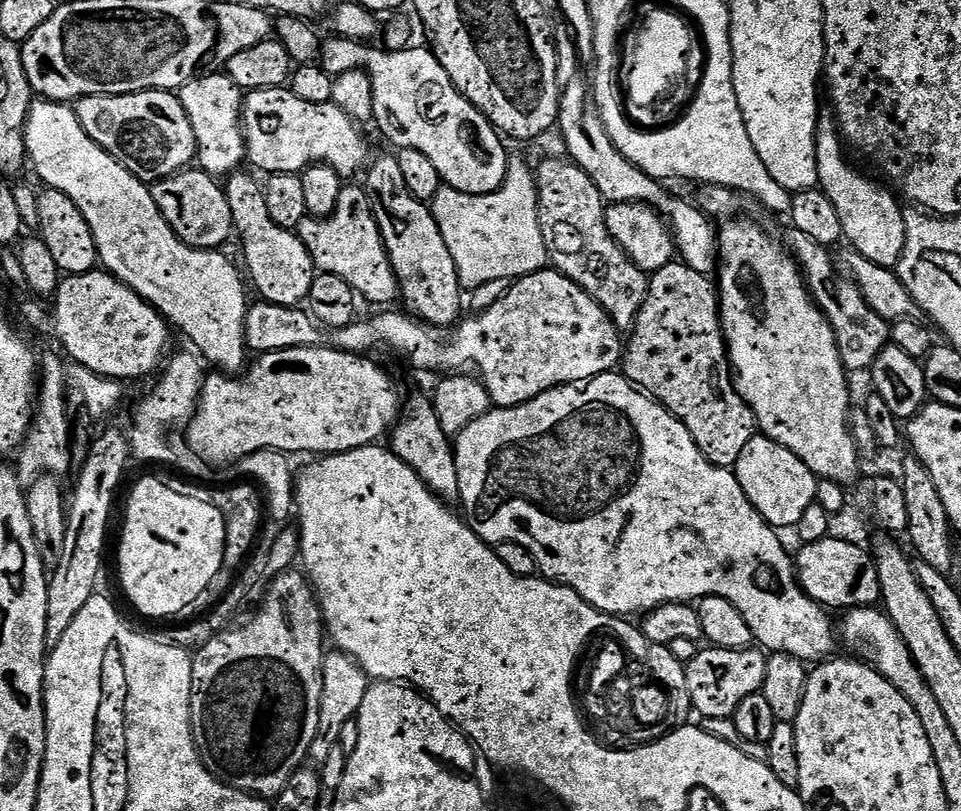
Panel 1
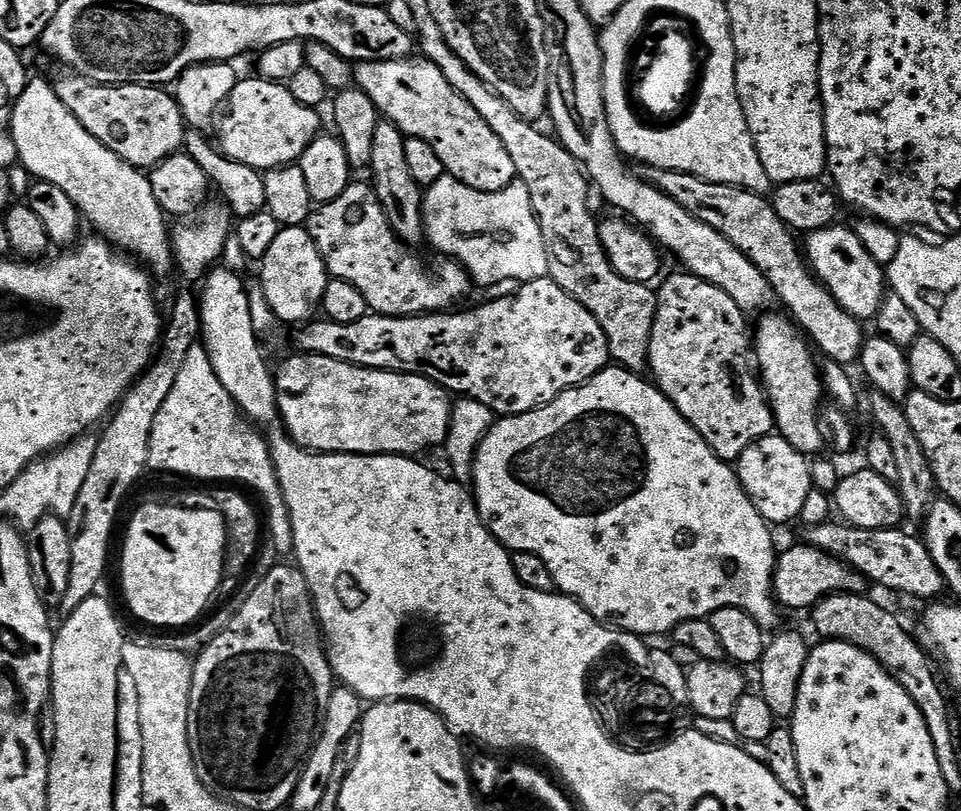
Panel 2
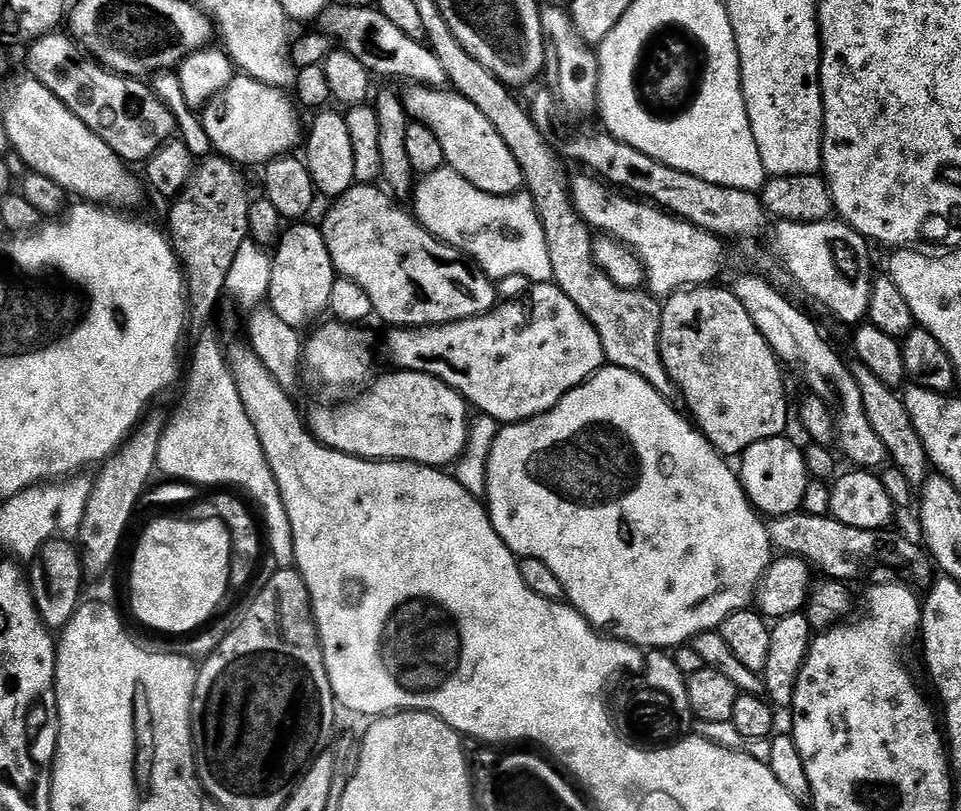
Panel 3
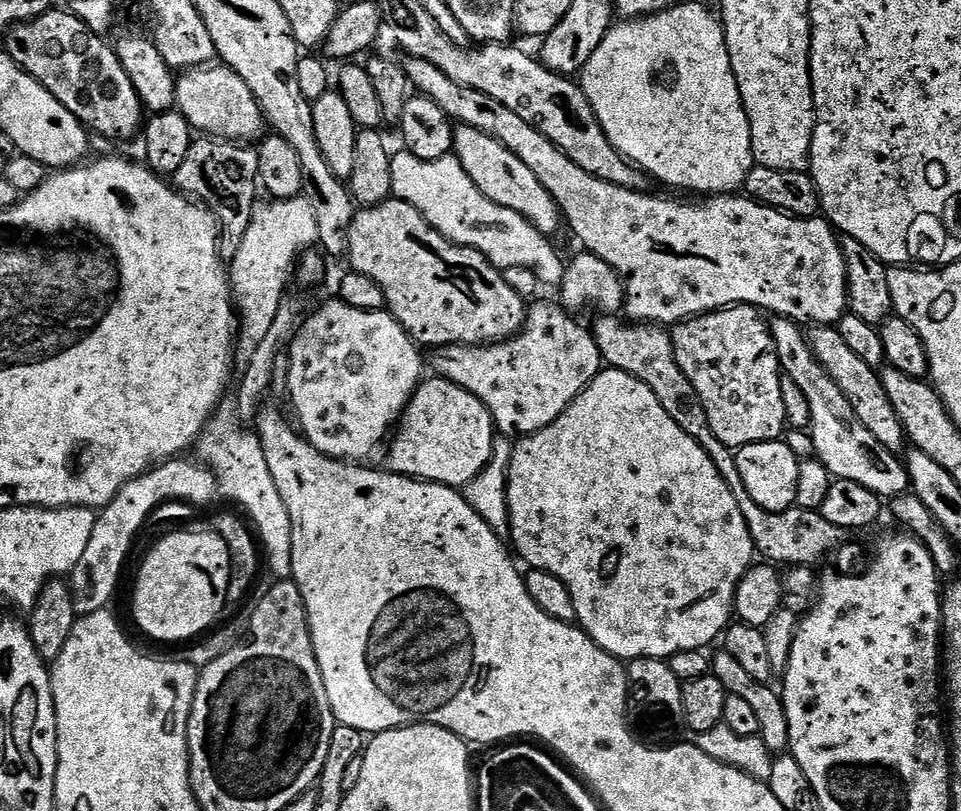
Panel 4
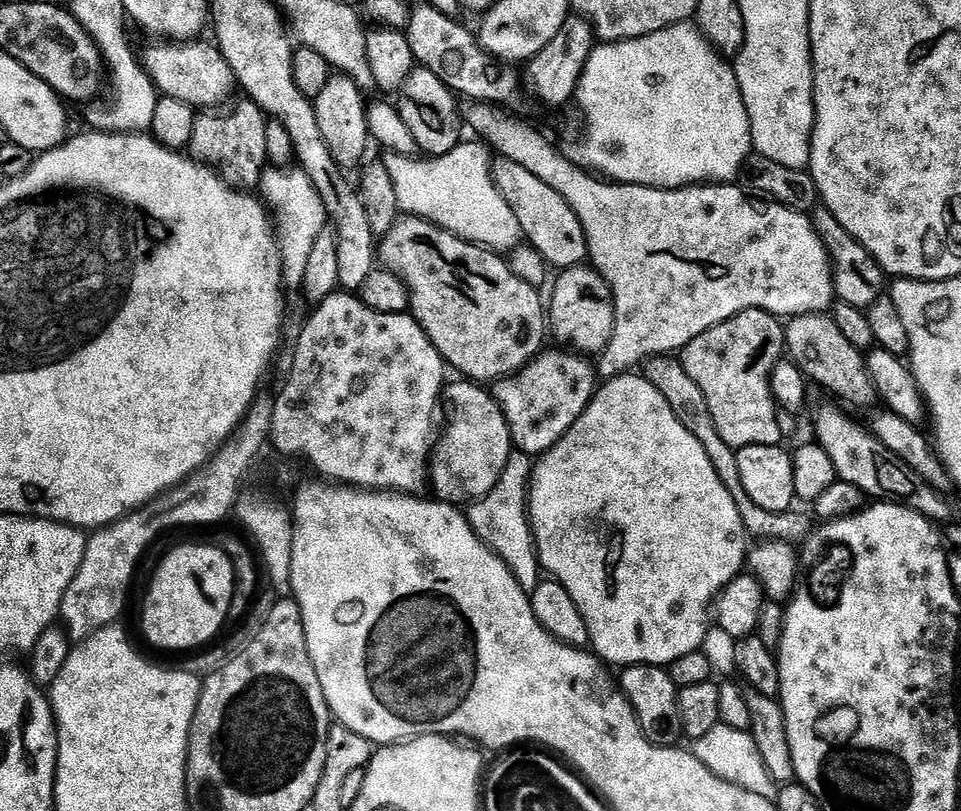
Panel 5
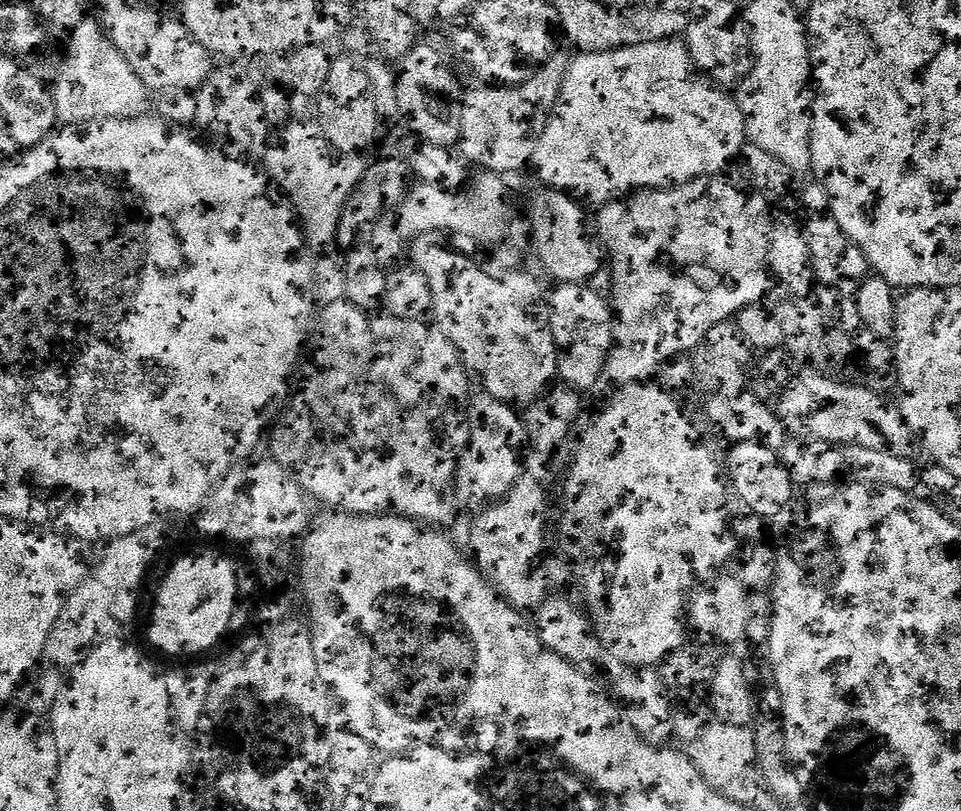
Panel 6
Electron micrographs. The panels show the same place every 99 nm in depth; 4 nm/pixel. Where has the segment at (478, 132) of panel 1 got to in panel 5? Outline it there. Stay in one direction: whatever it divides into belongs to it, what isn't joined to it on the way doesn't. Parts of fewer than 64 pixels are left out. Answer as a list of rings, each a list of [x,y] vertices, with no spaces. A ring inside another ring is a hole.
[[[503,158],[491,161],[492,177],[506,202],[514,210],[518,218],[518,226],[523,239],[542,254],[544,261],[556,270],[575,268],[588,260],[588,243],[582,230],[582,222],[578,222],[578,214],[570,210],[570,202],[546,186],[539,178],[534,178],[530,170],[518,166],[518,162],[510,162]]]

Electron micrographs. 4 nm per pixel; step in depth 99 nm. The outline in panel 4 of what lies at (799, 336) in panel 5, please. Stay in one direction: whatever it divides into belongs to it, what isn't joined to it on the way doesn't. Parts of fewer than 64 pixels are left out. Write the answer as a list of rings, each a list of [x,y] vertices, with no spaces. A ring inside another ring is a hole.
[[[816,326],[811,331],[807,333],[807,338],[814,358],[825,374],[836,383],[838,390],[842,390],[842,394],[846,398],[846,402],[850,402],[858,422],[862,422],[862,426],[866,426],[866,430],[870,430],[870,434],[874,434],[874,438],[878,438],[878,442],[882,442],[882,446],[886,446],[886,450],[897,454],[903,453],[906,448],[904,427],[898,414],[894,414],[894,406],[890,406],[890,398],[886,398],[886,390],[880,381],[880,372],[866,366],[866,362],[862,362],[862,358],[858,358],[858,354],[854,354],[854,350],[850,350],[850,346],[846,346],[839,327]]]

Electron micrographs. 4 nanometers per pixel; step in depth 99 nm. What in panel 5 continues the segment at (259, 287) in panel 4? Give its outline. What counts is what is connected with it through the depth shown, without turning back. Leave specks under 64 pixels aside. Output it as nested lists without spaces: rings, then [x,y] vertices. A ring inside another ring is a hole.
[[[299,166],[265,167],[260,174],[258,192],[269,213],[274,214],[276,238],[280,245],[283,283],[300,286],[306,274],[307,259],[314,249],[315,240],[326,229],[330,220],[326,206],[318,190],[314,190],[314,182],[310,182],[304,169]]]

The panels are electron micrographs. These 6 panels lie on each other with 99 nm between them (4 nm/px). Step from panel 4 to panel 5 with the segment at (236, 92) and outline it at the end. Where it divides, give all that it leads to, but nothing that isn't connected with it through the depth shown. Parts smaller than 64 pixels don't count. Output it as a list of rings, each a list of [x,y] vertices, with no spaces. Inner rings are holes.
[[[197,38],[191,42],[152,42],[142,53],[142,65],[149,78],[156,83],[160,96],[178,98],[194,110],[211,110],[223,105],[232,91],[237,91],[236,75],[215,43],[203,44]]]

